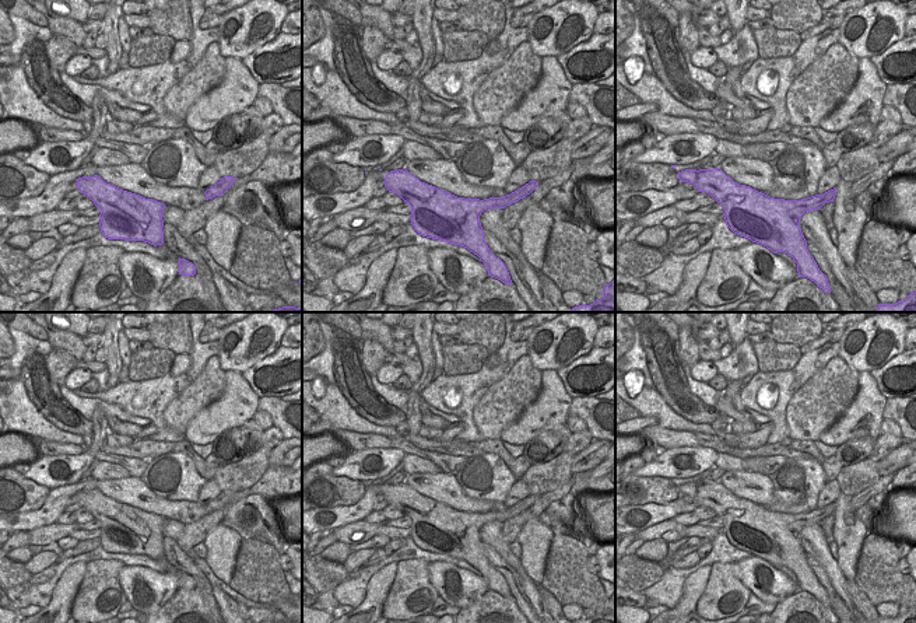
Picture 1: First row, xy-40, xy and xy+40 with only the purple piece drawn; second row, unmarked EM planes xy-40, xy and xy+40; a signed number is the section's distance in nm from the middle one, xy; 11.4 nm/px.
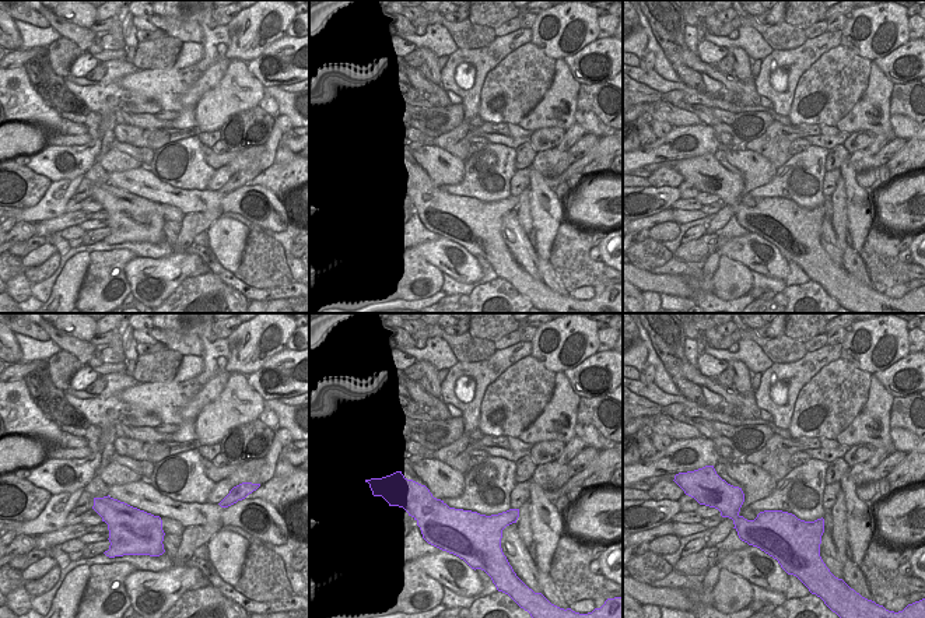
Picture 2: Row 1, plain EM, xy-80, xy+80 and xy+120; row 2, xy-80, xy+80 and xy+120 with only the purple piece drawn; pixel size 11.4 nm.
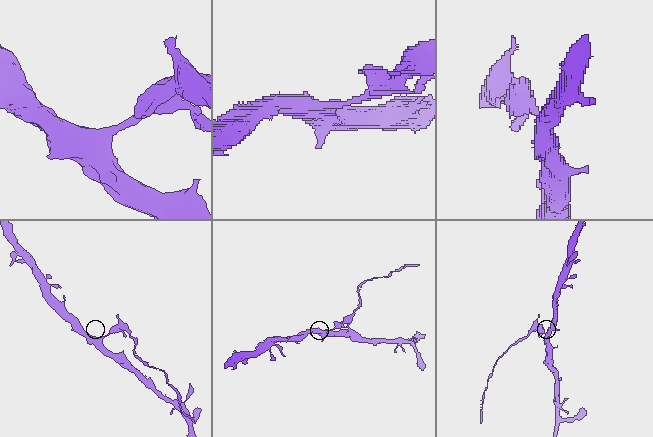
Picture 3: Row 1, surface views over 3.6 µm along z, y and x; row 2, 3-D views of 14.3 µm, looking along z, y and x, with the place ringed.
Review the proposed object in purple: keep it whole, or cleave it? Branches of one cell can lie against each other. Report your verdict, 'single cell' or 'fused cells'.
fused cells

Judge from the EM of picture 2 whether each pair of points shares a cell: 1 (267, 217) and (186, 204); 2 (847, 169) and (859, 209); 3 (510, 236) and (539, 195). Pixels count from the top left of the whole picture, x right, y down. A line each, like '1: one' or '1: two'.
1: one
2: one
3: two

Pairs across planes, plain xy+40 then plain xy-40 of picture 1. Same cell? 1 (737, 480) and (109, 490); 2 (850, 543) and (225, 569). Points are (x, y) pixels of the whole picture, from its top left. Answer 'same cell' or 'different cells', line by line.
1: same cell
2: same cell

